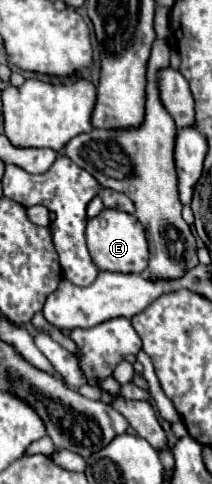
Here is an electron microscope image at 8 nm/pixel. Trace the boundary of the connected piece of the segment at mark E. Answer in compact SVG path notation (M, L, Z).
M104 209L98 217L88 221L86 245L92 261L100 271L116 273L142 273L148 267L148 243L140 221L118 209Z

